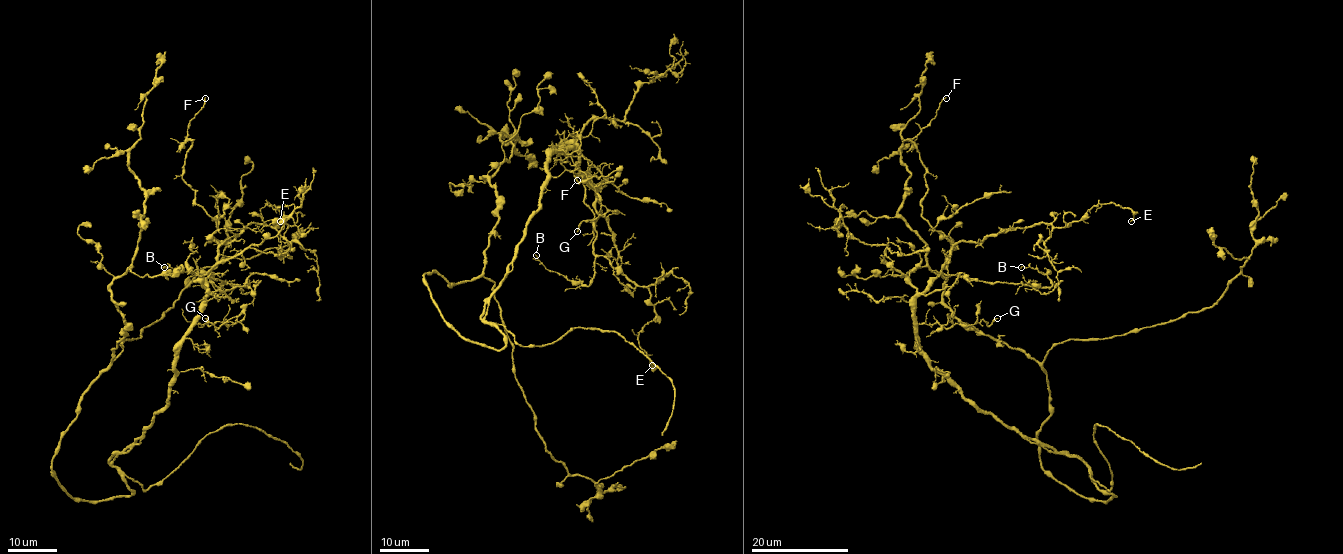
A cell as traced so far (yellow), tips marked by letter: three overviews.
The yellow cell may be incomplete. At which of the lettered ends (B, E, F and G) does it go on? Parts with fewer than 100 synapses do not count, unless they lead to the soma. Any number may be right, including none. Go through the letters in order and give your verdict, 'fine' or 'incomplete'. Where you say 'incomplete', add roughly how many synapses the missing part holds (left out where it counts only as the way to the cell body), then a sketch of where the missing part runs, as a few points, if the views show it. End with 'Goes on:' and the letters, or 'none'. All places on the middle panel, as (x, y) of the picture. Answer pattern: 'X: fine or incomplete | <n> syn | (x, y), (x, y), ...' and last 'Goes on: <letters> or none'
B: fine
E: fine
F: fine
G: fine
Goes on: none

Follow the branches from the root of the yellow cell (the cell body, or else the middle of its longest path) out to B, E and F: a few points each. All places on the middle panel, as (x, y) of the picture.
B: (484, 346), (505, 345), (484, 317), (547, 159), (575, 148), (594, 278), (567, 280), (536, 255)
E: (484, 346), (505, 345), (484, 317), (547, 159), (575, 148), (619, 268), (649, 291), (638, 344), (652, 365)
F: (484, 346), (547, 159), (575, 148), (589, 186), (564, 141), (577, 180)

